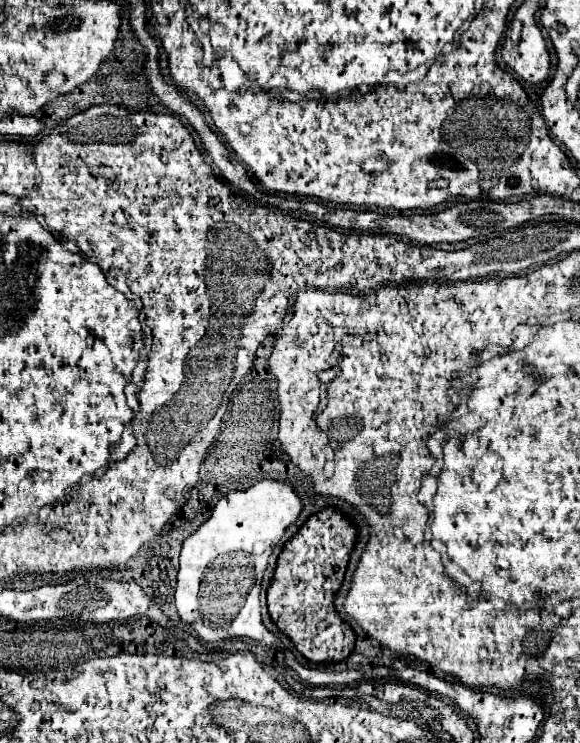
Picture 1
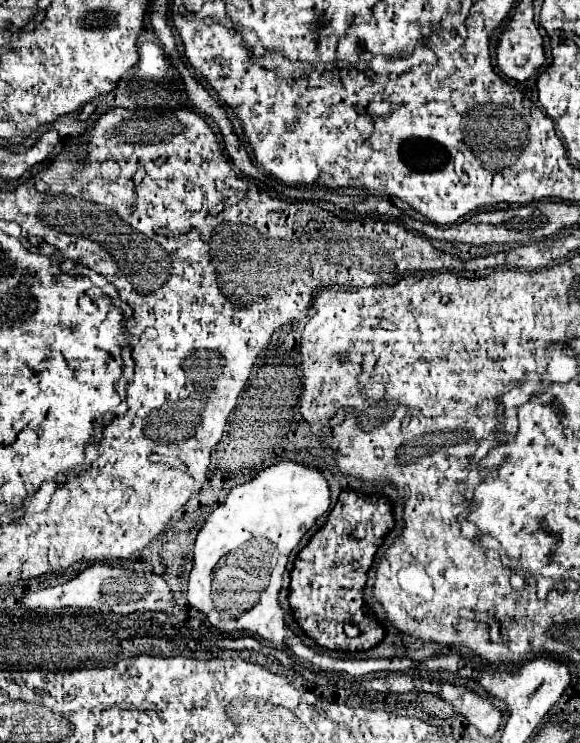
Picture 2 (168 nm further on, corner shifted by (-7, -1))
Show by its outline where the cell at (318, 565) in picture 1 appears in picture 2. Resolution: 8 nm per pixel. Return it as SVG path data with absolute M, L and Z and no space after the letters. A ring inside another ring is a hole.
M343 490L333 512L327 518L327 524L299 552L295 568L291 572L289 604L295 620L305 630L305 634L323 648L359 652L377 646L385 638L385 628L377 622L377 618L367 610L363 602L363 590L367 582L367 570L373 564L375 552L393 526L393 506L387 498ZM347 622L359 626L363 634L349 638L343 630Z

